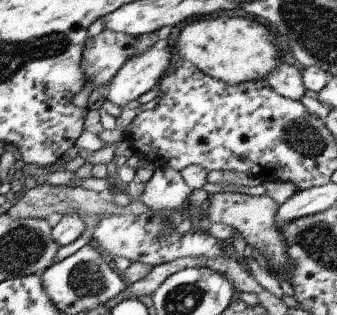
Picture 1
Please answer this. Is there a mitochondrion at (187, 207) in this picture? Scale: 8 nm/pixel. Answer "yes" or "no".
no

